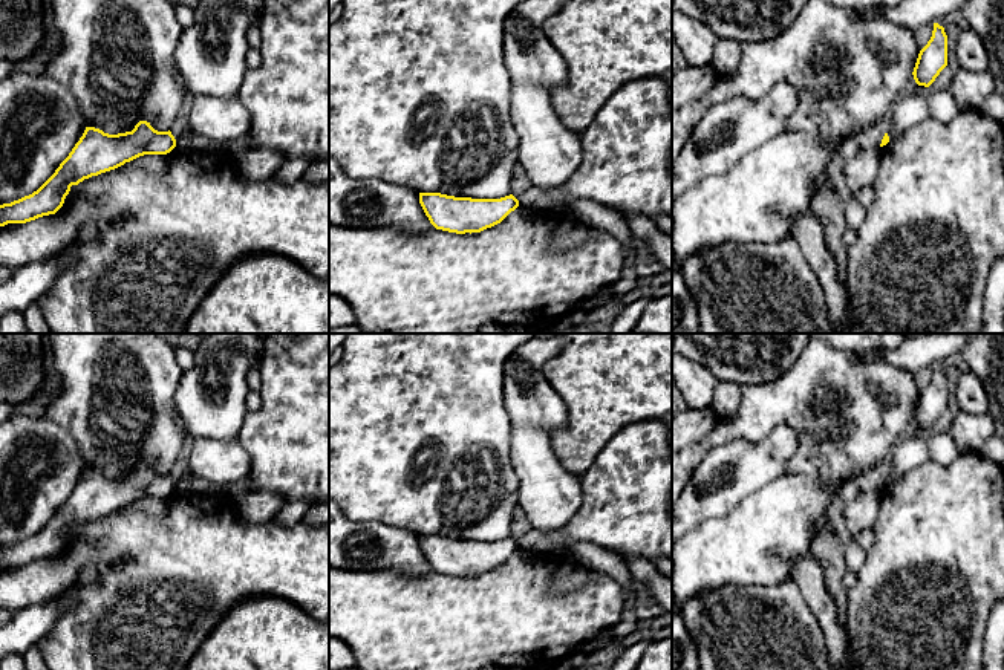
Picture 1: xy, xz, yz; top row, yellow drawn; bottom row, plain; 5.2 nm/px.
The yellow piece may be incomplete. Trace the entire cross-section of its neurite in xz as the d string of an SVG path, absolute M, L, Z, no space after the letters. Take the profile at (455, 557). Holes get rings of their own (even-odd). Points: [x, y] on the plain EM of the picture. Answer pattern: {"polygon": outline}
{"polygon": "M419 535L419 546L436 572L456 577L491 571L519 549L519 543L513 537L500 542L471 542Z"}

